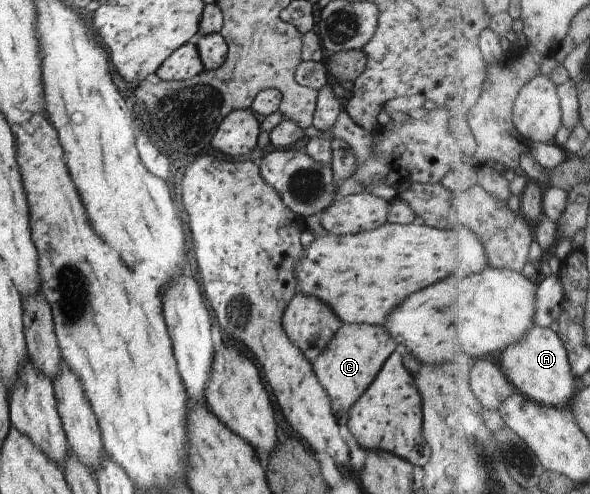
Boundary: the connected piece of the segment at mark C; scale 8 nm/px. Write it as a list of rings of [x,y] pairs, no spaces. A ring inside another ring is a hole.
[[[345,323],[337,330],[327,349],[312,362],[319,383],[329,393],[331,409],[339,424],[348,423],[349,409],[371,385],[385,361],[389,359],[389,355],[397,351],[395,347],[398,347],[395,339],[379,325]]]

